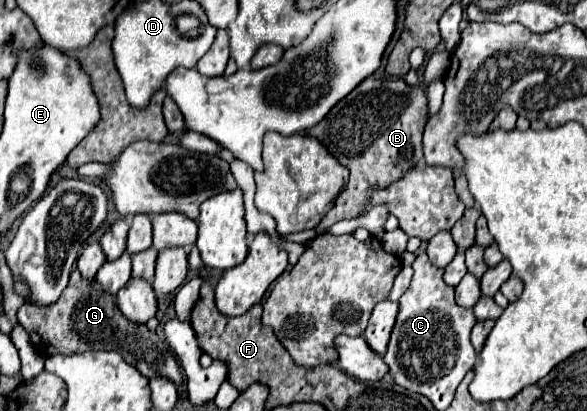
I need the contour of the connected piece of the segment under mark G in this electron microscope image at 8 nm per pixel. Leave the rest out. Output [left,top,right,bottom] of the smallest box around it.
[17,271,181,389]

